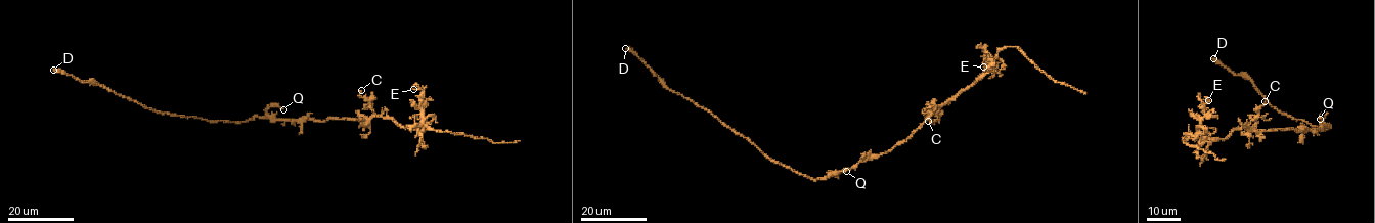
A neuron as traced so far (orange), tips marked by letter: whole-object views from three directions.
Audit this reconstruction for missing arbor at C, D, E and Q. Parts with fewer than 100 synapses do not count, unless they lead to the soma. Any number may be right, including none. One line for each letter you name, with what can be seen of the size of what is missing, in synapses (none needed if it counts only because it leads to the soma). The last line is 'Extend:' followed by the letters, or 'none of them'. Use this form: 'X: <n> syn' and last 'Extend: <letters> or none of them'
Extend: none of them

